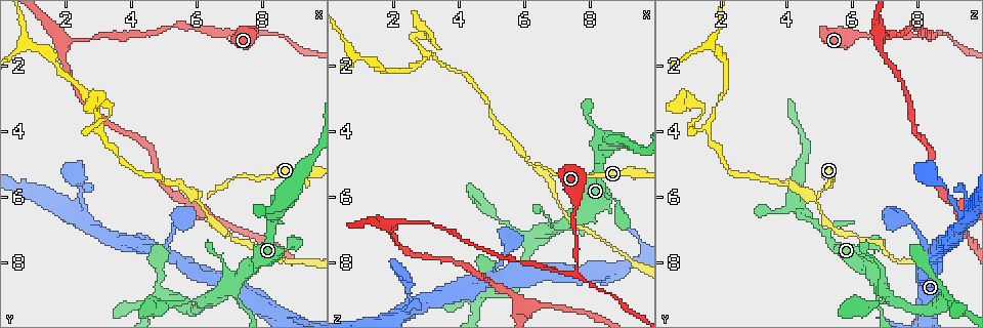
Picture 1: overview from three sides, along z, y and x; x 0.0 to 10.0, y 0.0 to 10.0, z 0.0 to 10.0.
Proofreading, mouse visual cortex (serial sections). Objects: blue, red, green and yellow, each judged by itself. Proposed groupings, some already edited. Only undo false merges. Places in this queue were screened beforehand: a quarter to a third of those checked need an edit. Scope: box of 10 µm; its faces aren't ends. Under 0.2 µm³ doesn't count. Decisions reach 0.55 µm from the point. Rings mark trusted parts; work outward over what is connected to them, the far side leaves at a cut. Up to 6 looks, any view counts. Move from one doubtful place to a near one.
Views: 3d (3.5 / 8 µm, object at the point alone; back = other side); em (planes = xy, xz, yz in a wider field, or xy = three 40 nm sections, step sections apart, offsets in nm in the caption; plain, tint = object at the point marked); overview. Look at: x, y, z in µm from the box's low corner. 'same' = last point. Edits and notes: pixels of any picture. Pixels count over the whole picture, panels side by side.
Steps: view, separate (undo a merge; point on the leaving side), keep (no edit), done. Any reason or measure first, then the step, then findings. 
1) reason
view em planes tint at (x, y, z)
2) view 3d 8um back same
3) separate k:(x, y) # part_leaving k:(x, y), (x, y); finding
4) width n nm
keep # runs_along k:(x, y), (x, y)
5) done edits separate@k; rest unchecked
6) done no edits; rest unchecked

three arms meet
view 3d 3.5um at (6.35, 5.95, 4.95)

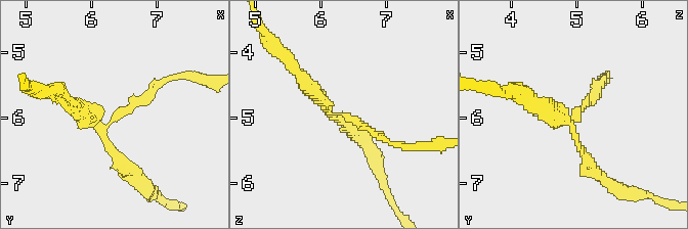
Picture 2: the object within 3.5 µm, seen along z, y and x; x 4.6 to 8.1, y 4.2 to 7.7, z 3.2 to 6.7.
arms 3; arm_widths 150, 200, 250 nm; need the tissue
view em xy step 3 tint at (6.40, 6.00, 5.00)

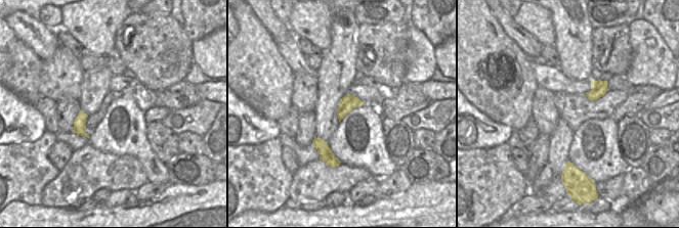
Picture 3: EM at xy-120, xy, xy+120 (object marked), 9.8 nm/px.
separate 2:(552, 123) # part_leaving 2:(572, 125), (520, 91), (504, 91); two cells meet here

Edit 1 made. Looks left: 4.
redraw
view overview

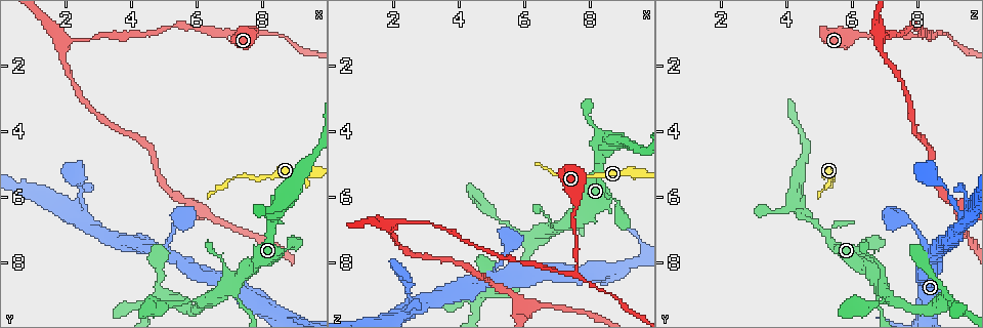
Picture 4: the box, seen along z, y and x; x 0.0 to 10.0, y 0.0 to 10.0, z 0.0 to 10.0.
a fork
view 3d 8um at (7.60, 1.05, 8.30)

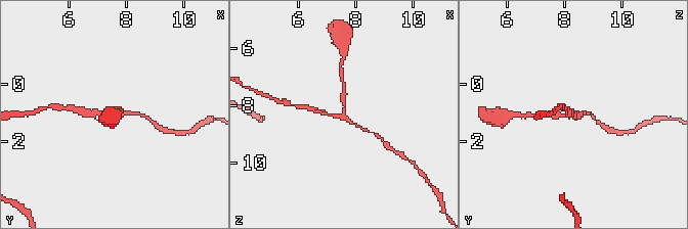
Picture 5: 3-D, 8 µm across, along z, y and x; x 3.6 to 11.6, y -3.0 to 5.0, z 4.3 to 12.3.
closer look
view 3d 3.5um same

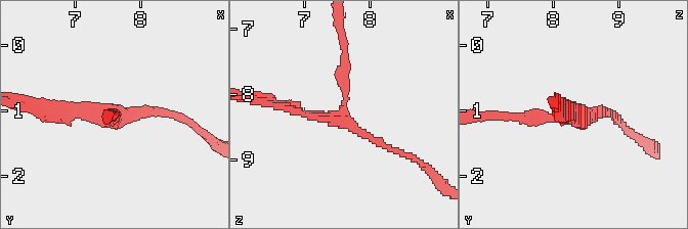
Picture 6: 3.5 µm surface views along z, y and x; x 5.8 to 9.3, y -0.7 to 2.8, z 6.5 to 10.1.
arms 3; arm_widths 150, 150, 150 nm; need the tissue
view em xy step 3 tint at (7.55, 1.05, 8.30)

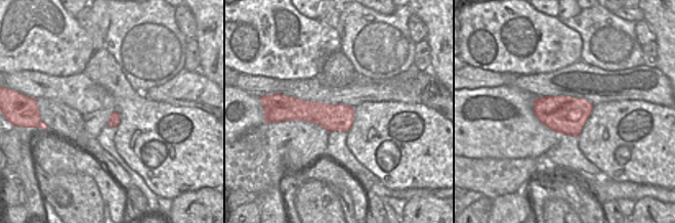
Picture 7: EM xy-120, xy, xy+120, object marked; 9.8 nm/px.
keep # runs_along 6:(344, 49), (341, 115), (274, 103); one cell here

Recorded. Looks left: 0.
done edits separate@2; rest unchecked

